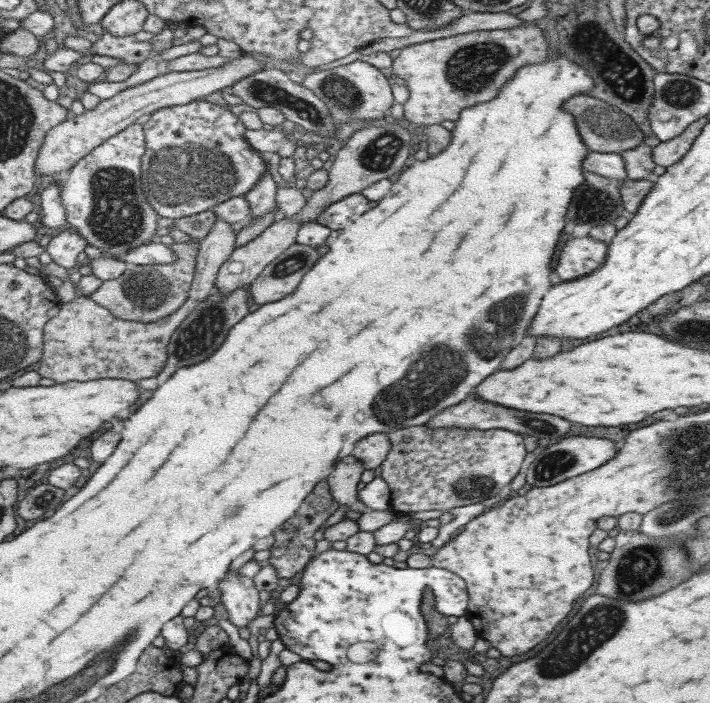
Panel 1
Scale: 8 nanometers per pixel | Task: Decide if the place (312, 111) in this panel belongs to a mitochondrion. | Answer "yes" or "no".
yes

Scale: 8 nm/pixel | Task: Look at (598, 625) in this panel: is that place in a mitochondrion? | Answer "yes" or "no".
yes

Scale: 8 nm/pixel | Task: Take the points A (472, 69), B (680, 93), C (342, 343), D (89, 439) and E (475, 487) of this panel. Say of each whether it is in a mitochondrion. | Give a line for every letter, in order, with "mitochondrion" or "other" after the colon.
A: mitochondrion
B: mitochondrion
C: other
D: other
E: mitochondrion

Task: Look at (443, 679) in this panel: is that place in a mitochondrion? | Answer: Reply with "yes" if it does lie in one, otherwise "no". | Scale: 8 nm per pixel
no

